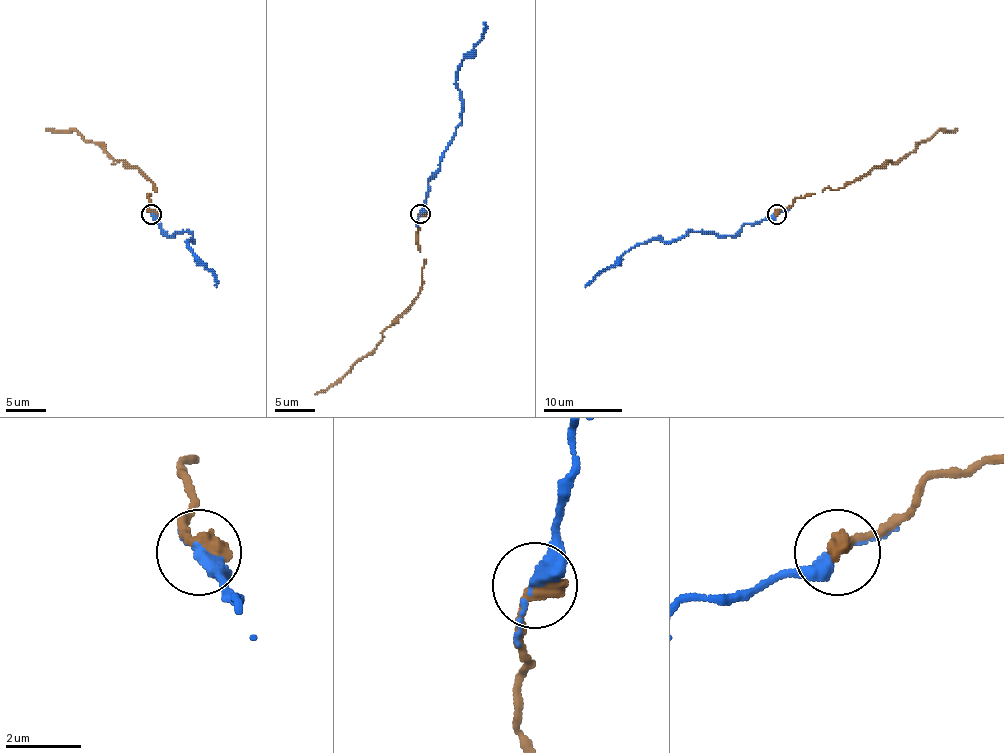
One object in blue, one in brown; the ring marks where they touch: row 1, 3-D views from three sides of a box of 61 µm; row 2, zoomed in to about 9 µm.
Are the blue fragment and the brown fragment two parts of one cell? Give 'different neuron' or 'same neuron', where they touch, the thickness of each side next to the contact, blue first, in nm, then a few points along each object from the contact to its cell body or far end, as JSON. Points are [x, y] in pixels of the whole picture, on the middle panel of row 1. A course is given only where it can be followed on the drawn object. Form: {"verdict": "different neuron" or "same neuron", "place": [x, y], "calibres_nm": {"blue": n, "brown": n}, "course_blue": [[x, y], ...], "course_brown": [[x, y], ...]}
{"verdict": "same neuron", "place": [420, 213], "calibres_nm": {"blue": 300, "brown": 480}, "course_blue": [[420, 214], [428, 196], [428, 182], [461, 121], [457, 66], [481, 38], [485, 22]], "course_brown": [[420, 214], [418, 248], [424, 263], [418, 297], [384, 331], [380, 343], [345, 374], [315, 394]]}

